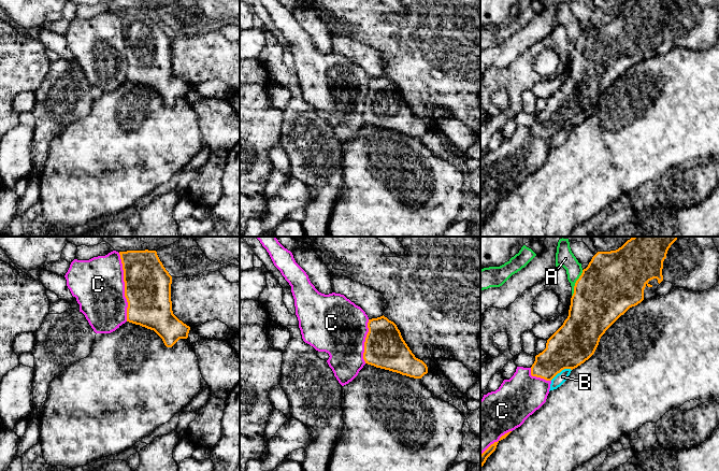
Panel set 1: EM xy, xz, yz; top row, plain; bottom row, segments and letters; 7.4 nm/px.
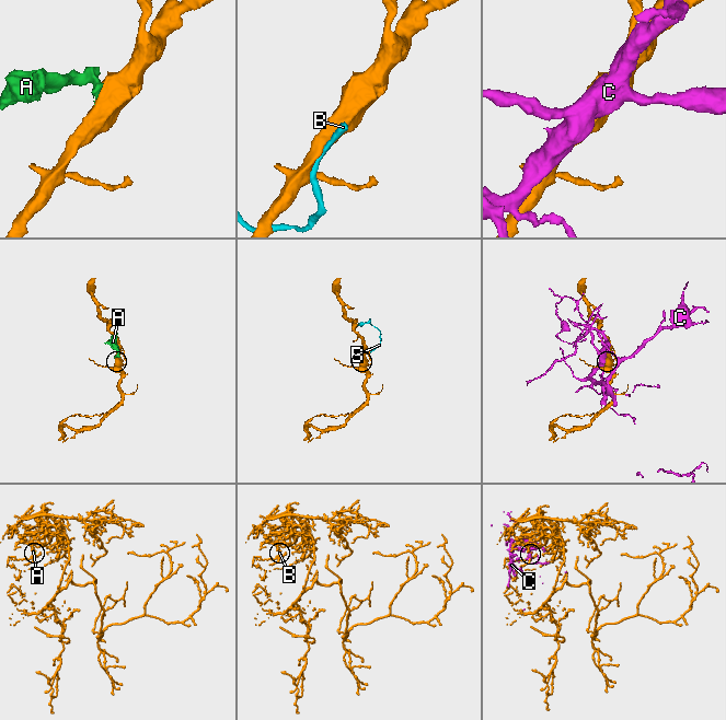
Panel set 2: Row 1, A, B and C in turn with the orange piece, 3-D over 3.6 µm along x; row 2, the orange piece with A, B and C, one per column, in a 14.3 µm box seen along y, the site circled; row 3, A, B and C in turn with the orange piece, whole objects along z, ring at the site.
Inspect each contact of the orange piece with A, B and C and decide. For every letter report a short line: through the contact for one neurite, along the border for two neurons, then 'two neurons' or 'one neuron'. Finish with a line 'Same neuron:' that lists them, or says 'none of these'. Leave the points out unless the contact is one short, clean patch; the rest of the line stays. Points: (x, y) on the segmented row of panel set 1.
A: yz (608, 286), (575, 283), (574, 269), (564, 257) | one neuron
B: two neurons
C: two neurons
Same neuron: A

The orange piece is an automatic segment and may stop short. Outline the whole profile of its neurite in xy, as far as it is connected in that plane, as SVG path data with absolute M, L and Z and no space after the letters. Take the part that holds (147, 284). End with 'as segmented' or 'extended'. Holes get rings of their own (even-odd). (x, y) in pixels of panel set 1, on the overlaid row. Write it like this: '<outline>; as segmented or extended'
M156 251L119 252L125 282L125 297L128 302L127 322L154 330L167 347L179 339L187 339L190 327L179 320L172 311L172 276L163 267Z; as segmented

